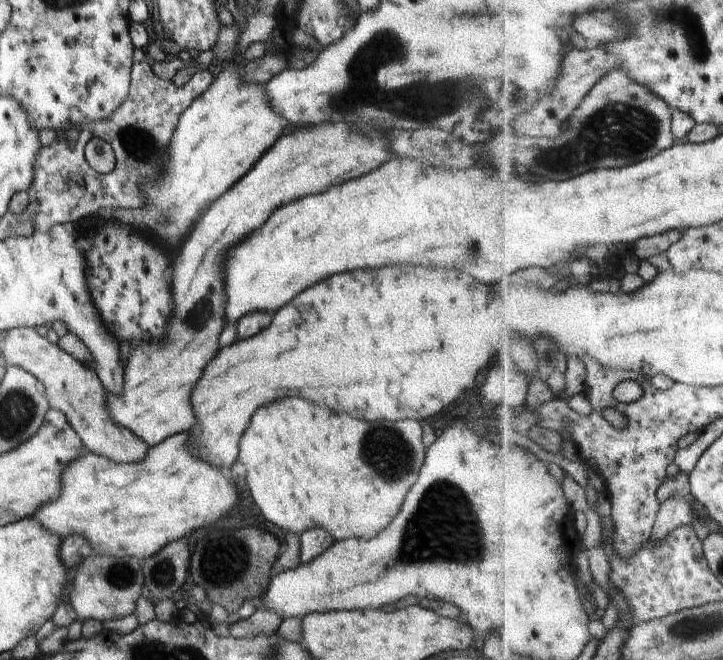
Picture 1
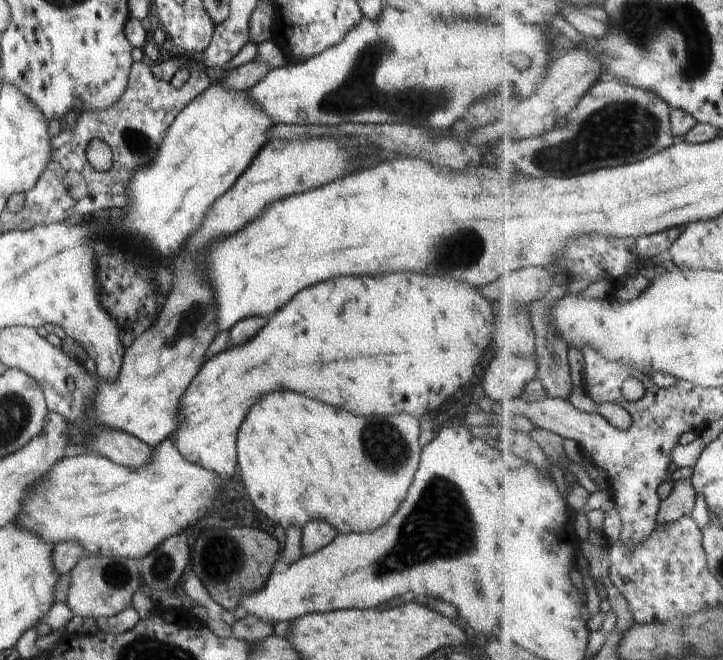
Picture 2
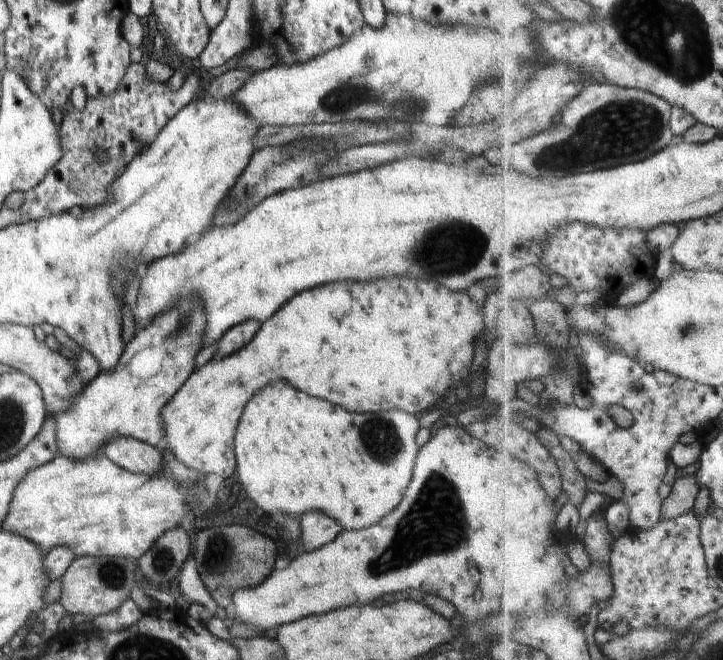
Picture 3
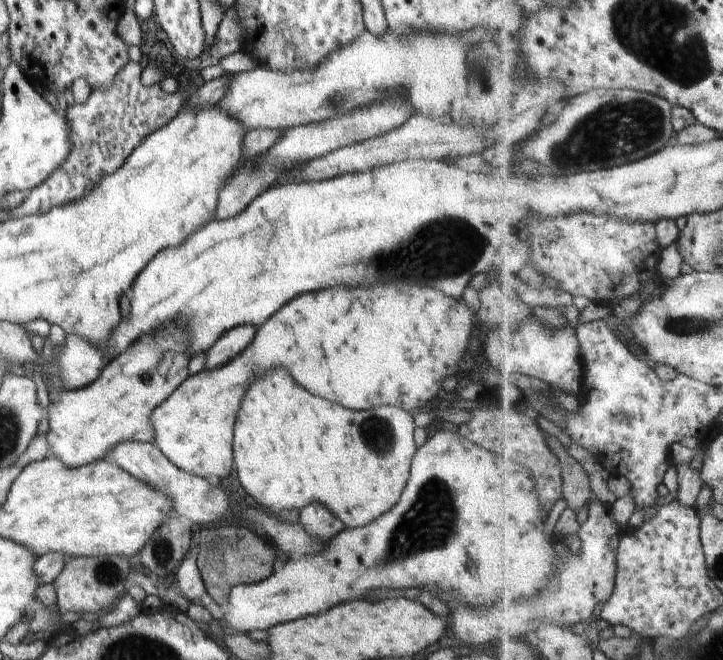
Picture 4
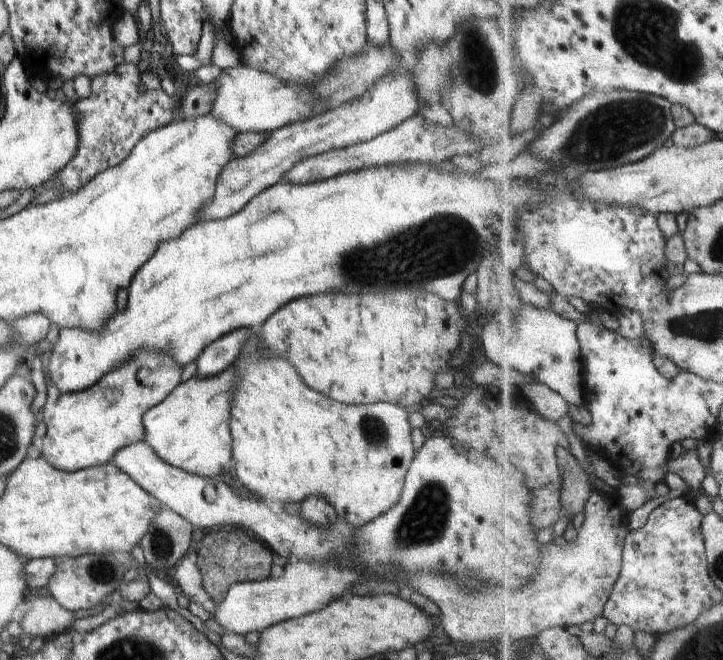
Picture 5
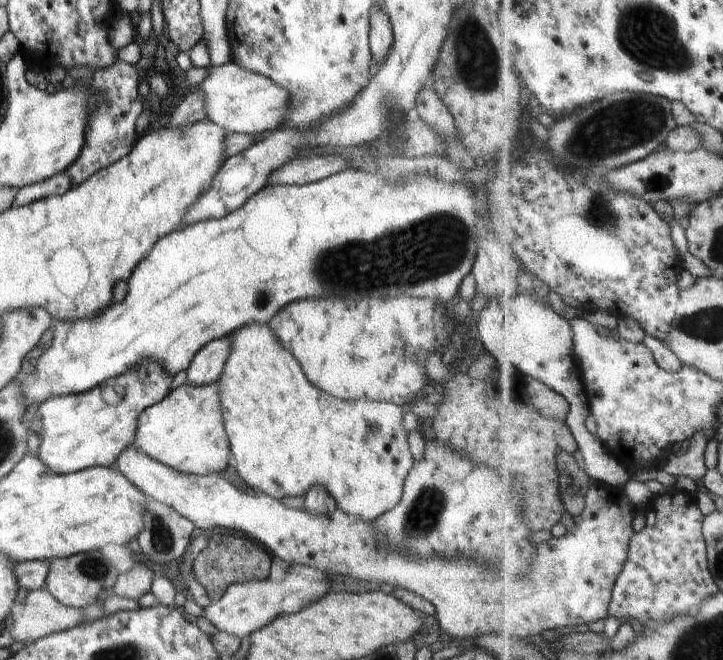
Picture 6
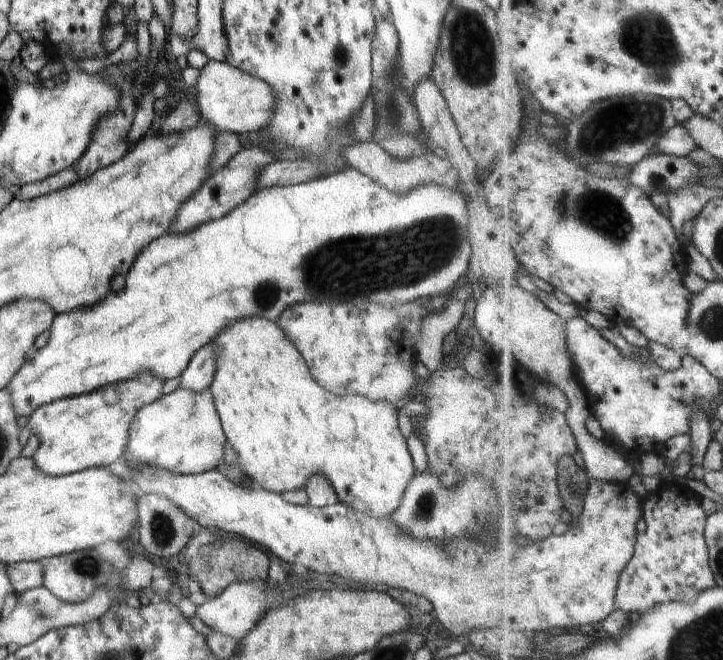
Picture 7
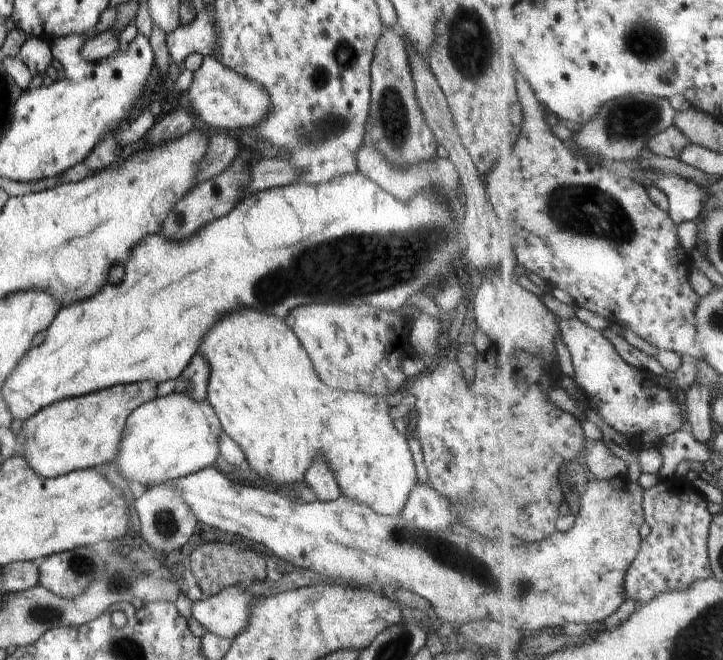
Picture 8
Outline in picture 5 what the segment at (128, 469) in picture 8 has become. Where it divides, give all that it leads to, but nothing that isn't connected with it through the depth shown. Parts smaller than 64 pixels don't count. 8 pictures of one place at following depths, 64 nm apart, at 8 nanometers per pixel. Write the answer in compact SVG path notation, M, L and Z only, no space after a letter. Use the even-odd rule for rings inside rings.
M230 366L224 373L208 379L190 378L182 382L157 406L148 410L142 418L143 441L163 462L194 474L198 477L222 477L233 466L232 438L229 432L229 411L233 384L237 379L235 369Z

